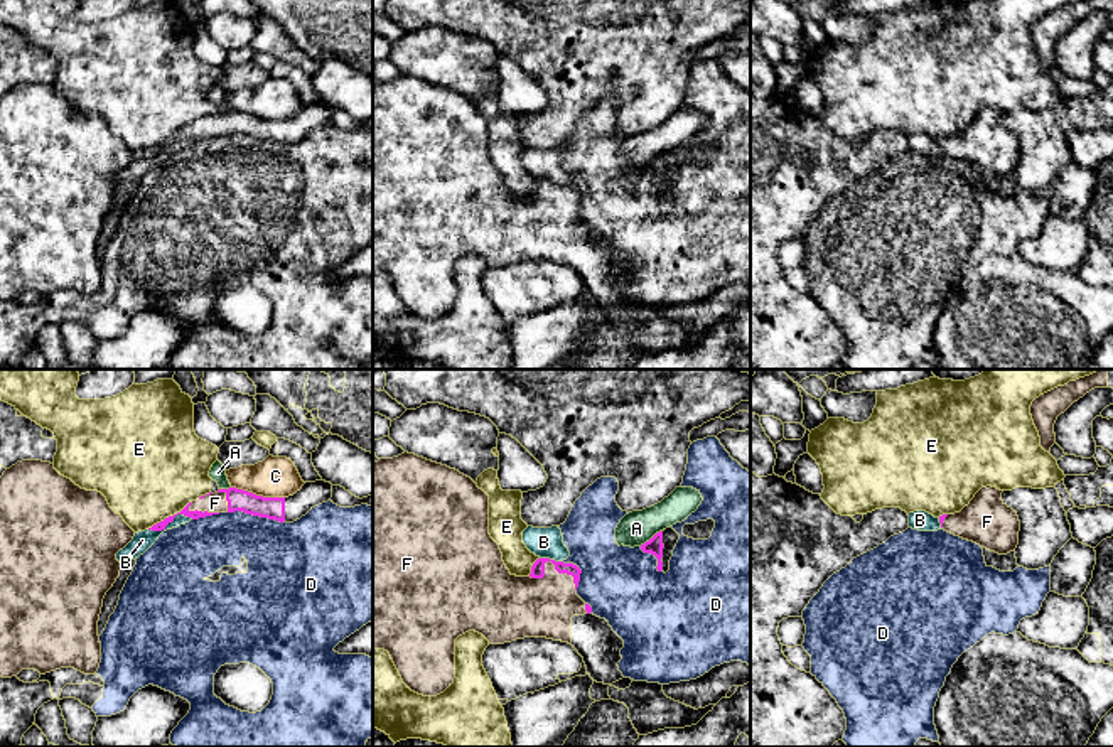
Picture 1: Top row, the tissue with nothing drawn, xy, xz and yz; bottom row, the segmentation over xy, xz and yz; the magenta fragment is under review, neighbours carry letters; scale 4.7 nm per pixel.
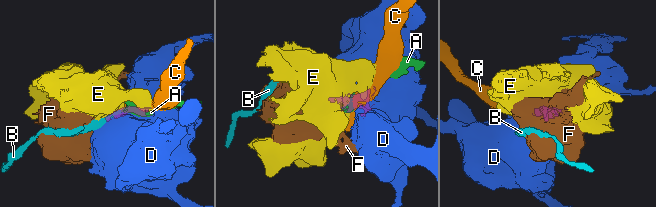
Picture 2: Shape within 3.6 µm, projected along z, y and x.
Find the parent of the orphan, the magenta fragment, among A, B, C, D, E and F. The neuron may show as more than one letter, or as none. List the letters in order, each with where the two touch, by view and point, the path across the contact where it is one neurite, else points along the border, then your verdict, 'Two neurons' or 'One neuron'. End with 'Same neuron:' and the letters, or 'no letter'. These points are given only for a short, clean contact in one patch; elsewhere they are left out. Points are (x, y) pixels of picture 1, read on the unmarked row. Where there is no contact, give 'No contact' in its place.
A: Touches magenta at xz (651, 161). Boundary: xz (661, 152), (639, 167). Two neurons
B: Touches magenta at xy (171, 144). Boundary: xy (193, 140), (177, 137), (161, 152), (149, 152). Two neurons
C: Touches magenta at xy (258, 118). Two neurons
D: Touches magenta at xy (257, 137). Two neurons
E: Touches magenta at xy (169, 139). Boundary: xy (191, 123), (147, 150). Two neurons
F: Touches magenta at xz (553, 186). One neuron
Same neuron: F

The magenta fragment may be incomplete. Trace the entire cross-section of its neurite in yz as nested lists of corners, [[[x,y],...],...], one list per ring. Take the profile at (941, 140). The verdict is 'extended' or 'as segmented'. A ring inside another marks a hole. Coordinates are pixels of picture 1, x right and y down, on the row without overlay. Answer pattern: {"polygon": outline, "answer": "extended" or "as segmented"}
{"polygon": [[[981,110],[960,135],[939,138],[941,150],[981,170],[1007,177],[1019,167],[1020,143],[997,110]]], "answer": "extended"}

